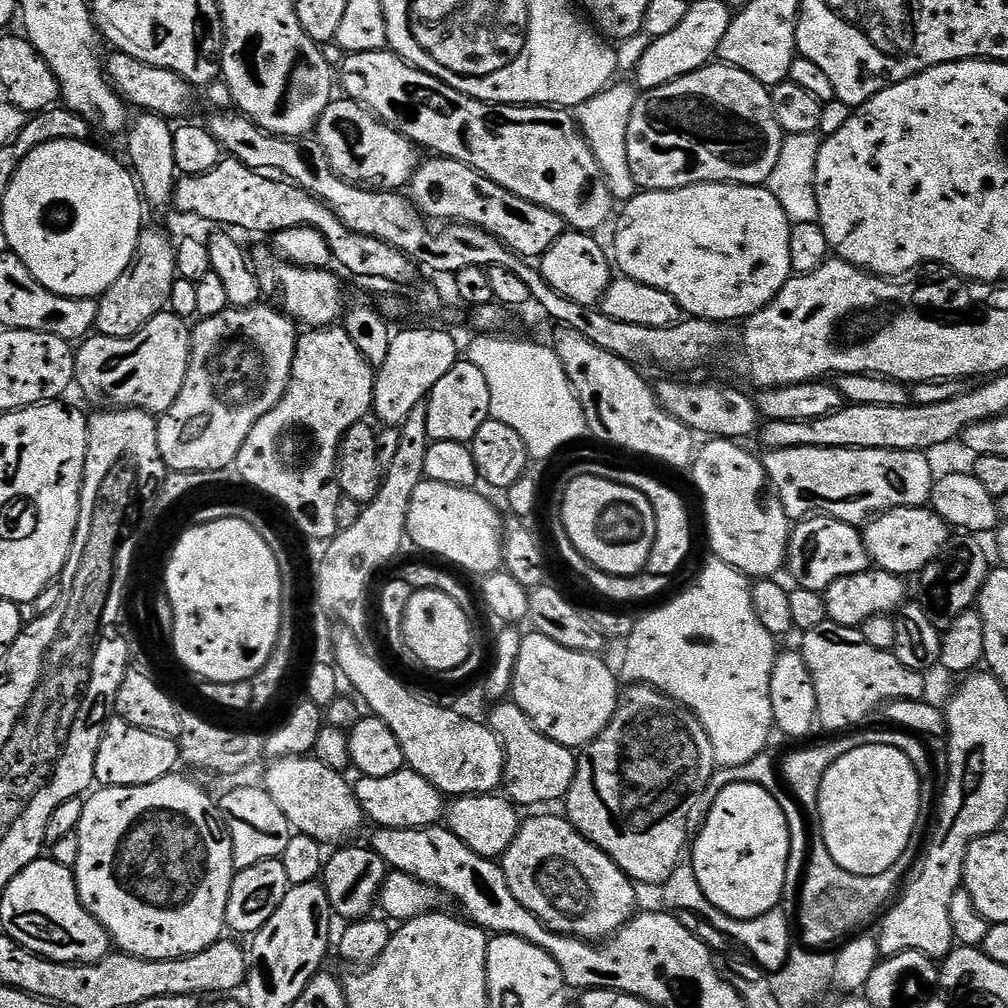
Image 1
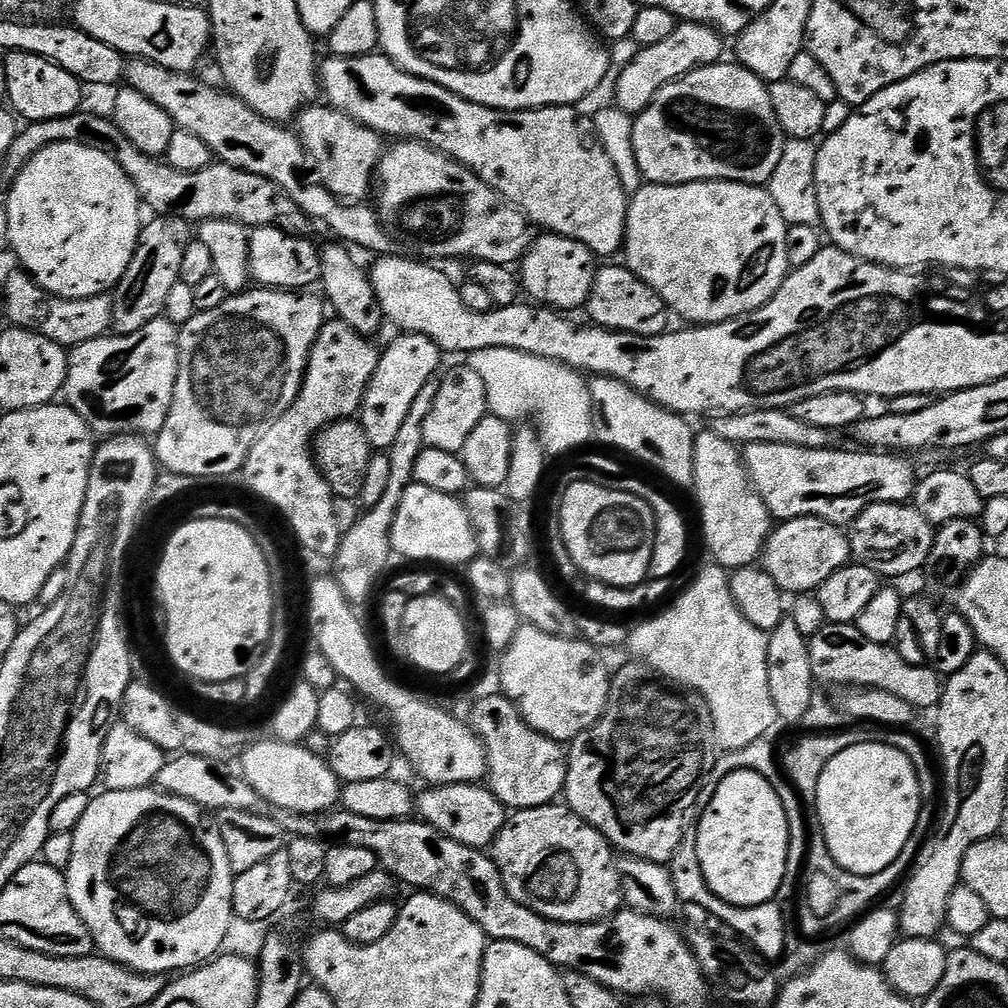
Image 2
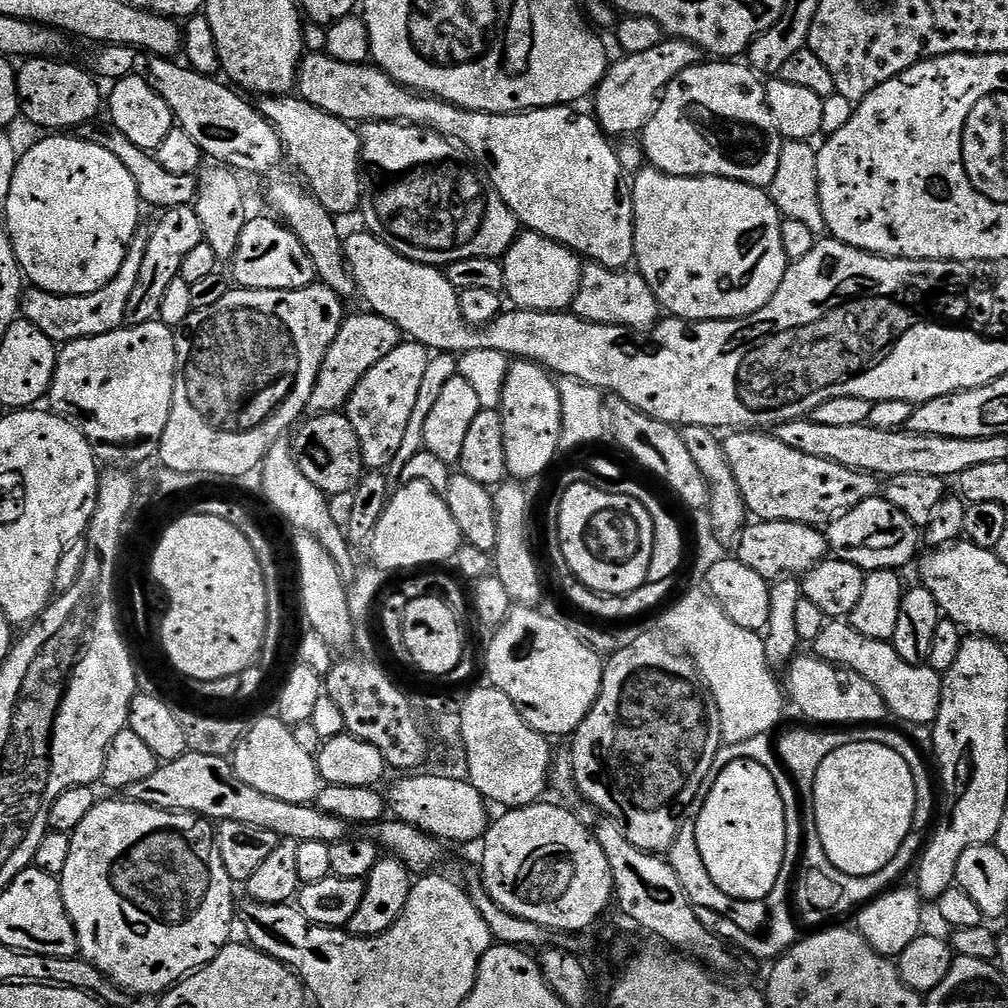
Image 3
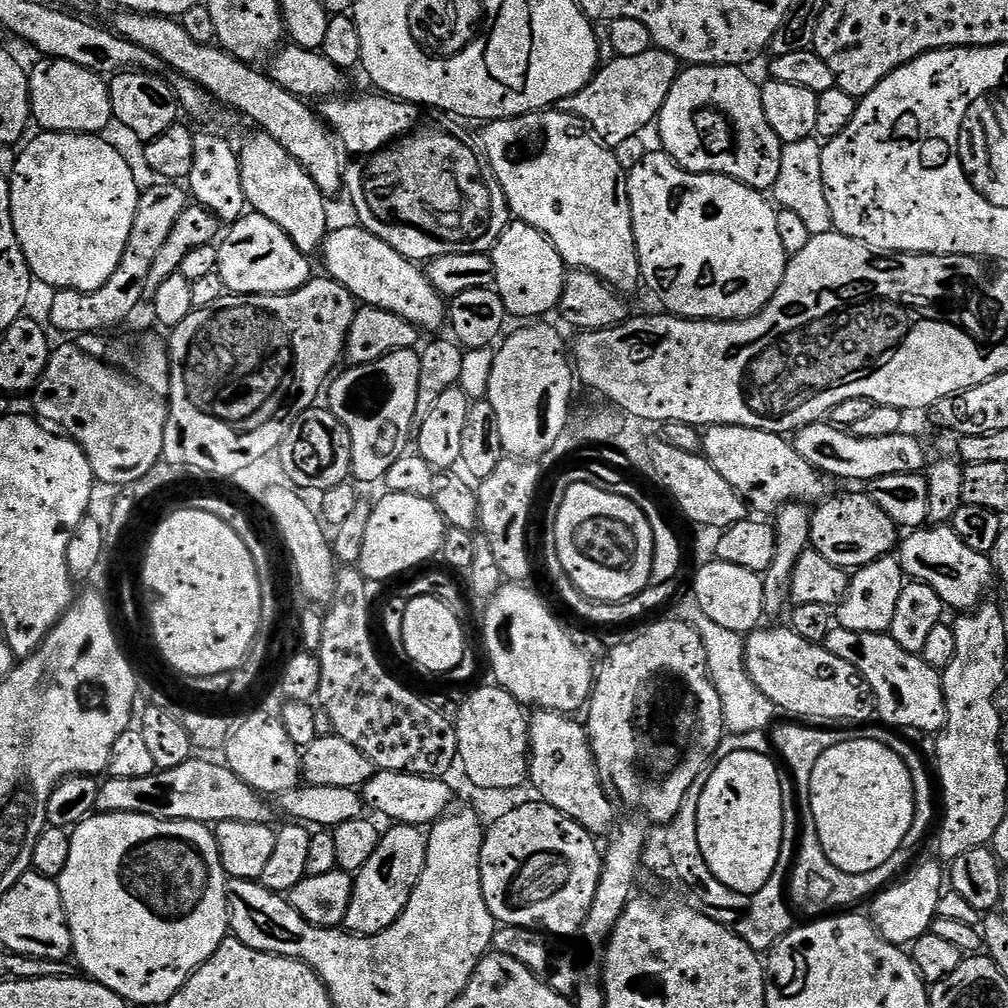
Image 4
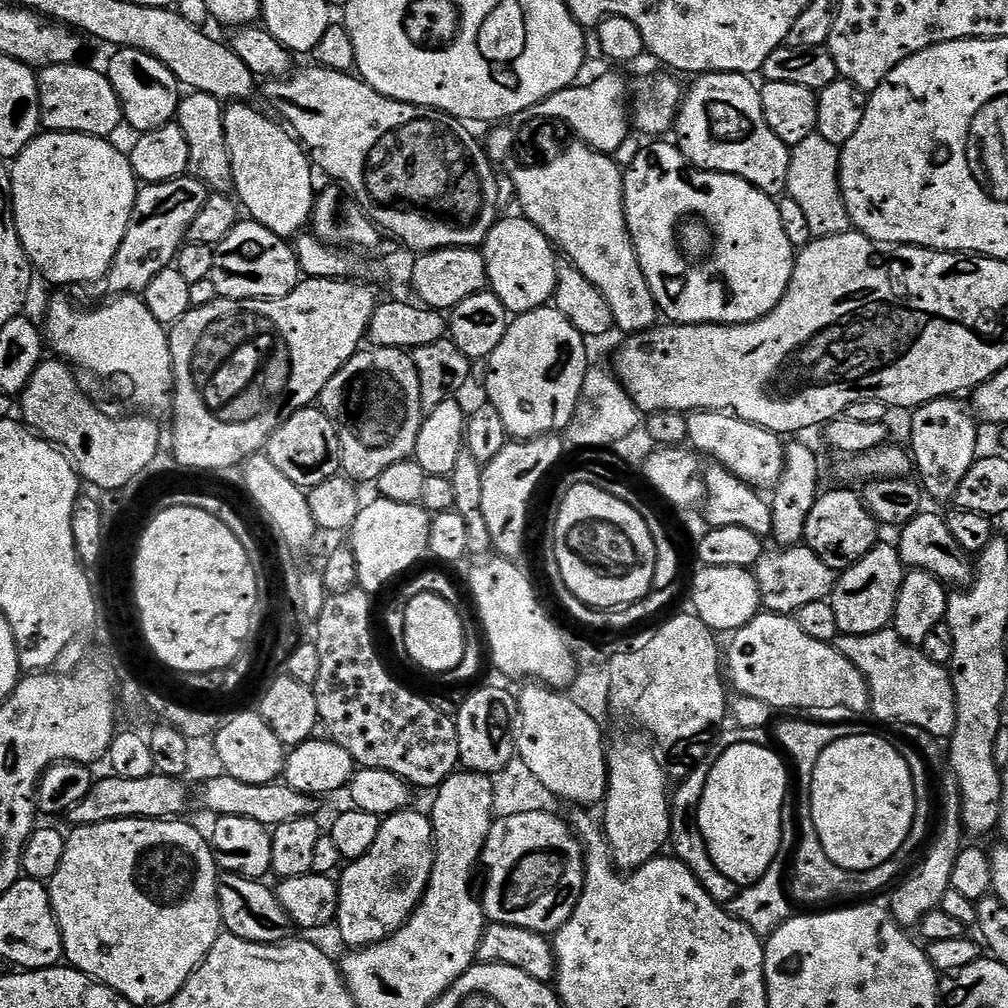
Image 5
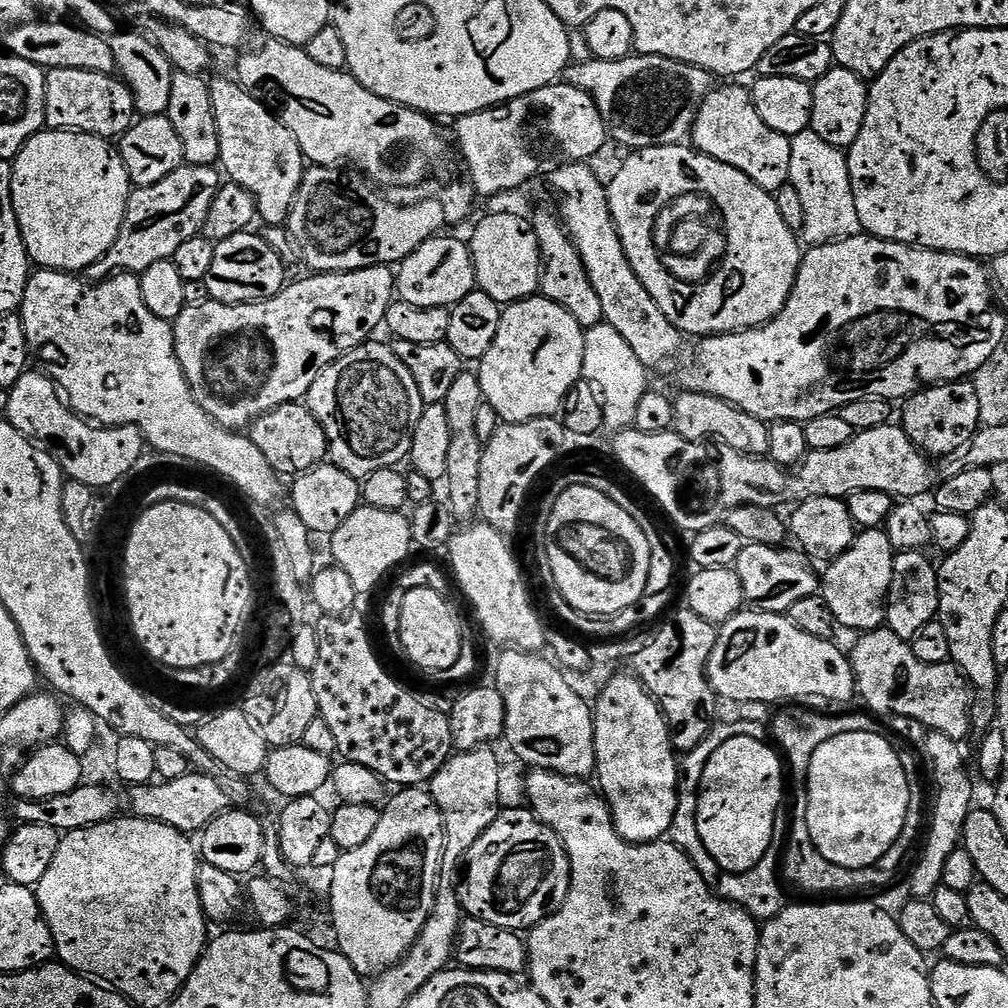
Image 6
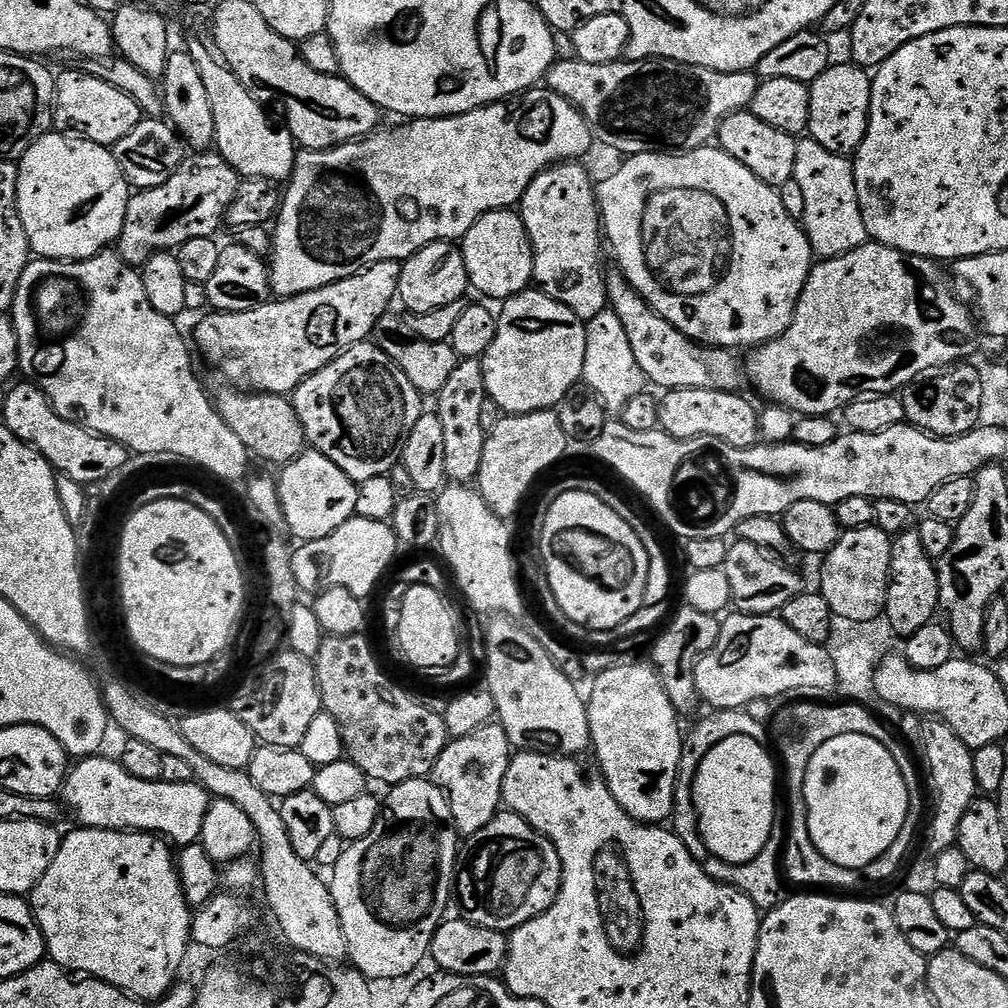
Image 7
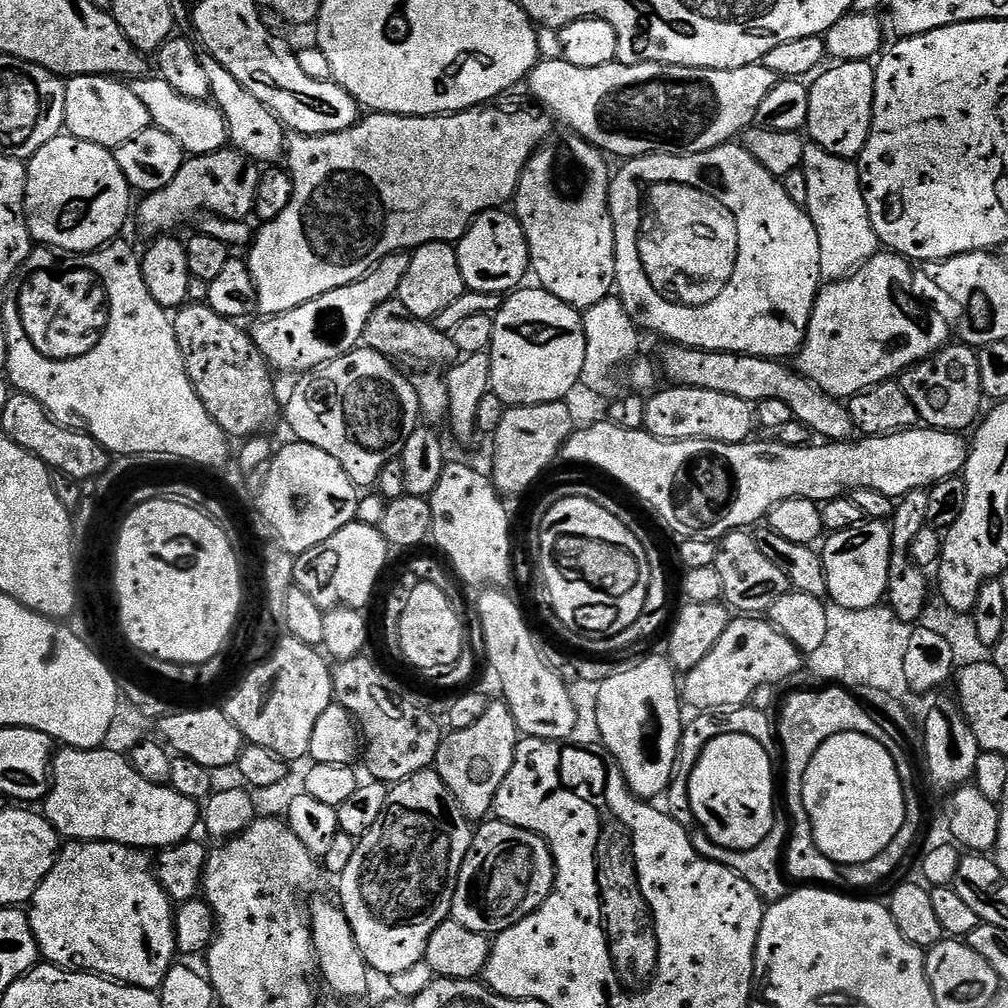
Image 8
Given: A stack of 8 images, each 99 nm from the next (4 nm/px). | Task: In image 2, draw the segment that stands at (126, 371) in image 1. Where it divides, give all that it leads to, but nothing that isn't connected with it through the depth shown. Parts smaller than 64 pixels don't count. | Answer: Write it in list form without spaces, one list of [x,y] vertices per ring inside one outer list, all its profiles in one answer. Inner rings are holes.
[[[163,318],[146,322],[142,330],[129,336],[109,334],[97,340],[82,342],[68,352],[68,373],[62,393],[69,408],[85,420],[93,433],[100,438],[113,436],[155,437],[162,430],[170,414],[174,386],[180,365],[180,333],[177,325]]]

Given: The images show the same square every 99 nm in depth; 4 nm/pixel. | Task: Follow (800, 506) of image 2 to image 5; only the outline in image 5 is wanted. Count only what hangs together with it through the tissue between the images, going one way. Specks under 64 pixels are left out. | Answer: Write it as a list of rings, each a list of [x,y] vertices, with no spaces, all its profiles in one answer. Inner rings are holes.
[[[693,412],[688,416],[688,438],[687,443],[697,453],[705,457],[713,456],[711,459],[720,464],[728,472],[734,473],[742,482],[746,482],[751,488],[757,490],[771,489],[780,481],[780,475],[784,469],[784,445],[785,441],[779,435],[766,430],[757,424],[751,424],[745,420],[739,420],[731,412]]]

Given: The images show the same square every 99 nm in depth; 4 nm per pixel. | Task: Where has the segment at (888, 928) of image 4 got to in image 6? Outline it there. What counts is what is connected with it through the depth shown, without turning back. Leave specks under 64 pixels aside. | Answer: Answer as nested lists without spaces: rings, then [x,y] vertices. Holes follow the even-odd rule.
[[[929,731],[924,740],[924,752],[932,759],[932,776],[936,779],[936,809],[931,809],[930,823],[926,828],[926,839],[923,841],[924,853],[912,872],[912,893],[916,898],[928,898],[942,884],[942,870],[946,870],[946,858],[961,847],[966,818],[974,811],[972,804],[972,776],[970,764],[964,761],[961,741],[950,738],[941,732]]]

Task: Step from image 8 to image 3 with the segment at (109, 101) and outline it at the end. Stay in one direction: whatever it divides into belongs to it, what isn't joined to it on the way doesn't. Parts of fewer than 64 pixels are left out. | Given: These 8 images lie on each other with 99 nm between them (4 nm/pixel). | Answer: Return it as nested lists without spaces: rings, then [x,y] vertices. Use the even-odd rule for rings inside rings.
[[[28,58],[19,65],[16,74],[18,86],[18,98],[20,99],[20,111],[23,119],[37,124],[44,130],[76,130],[81,124],[95,121],[99,112],[102,112],[102,92],[91,72],[85,70],[79,63],[63,64],[60,58]]]

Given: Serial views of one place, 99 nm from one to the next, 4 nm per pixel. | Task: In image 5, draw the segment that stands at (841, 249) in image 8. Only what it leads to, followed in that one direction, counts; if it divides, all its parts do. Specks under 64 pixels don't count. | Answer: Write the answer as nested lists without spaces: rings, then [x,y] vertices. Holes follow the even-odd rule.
[[[813,134],[791,149],[790,170],[788,171],[787,195],[798,202],[804,211],[810,234],[814,238],[837,236],[852,228],[852,219],[844,205],[844,195],[840,193],[840,148],[826,142],[818,134]]]

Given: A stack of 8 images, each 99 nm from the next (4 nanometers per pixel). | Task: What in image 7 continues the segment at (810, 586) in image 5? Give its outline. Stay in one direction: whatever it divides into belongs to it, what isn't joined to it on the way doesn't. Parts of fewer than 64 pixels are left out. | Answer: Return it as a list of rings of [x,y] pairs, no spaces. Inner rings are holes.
[[[741,539],[729,543],[723,570],[726,582],[730,582],[730,594],[735,611],[749,616],[779,613],[786,606],[786,602],[790,602],[790,598],[794,598],[806,588],[806,584],[800,581],[800,576],[794,569],[787,568],[784,562]]]

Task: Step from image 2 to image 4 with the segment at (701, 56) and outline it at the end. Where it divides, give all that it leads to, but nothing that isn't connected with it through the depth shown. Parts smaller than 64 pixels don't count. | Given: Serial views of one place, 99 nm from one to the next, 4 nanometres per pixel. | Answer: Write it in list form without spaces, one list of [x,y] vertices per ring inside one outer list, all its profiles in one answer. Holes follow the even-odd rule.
[[[653,47],[646,54],[637,54],[634,58],[615,57],[597,71],[591,82],[570,101],[572,115],[579,116],[585,125],[594,133],[597,140],[609,148],[619,149],[619,144],[632,140],[648,123],[655,121],[666,102],[666,94],[670,94],[670,86],[674,86],[676,77],[680,75],[682,65],[666,50]]]

